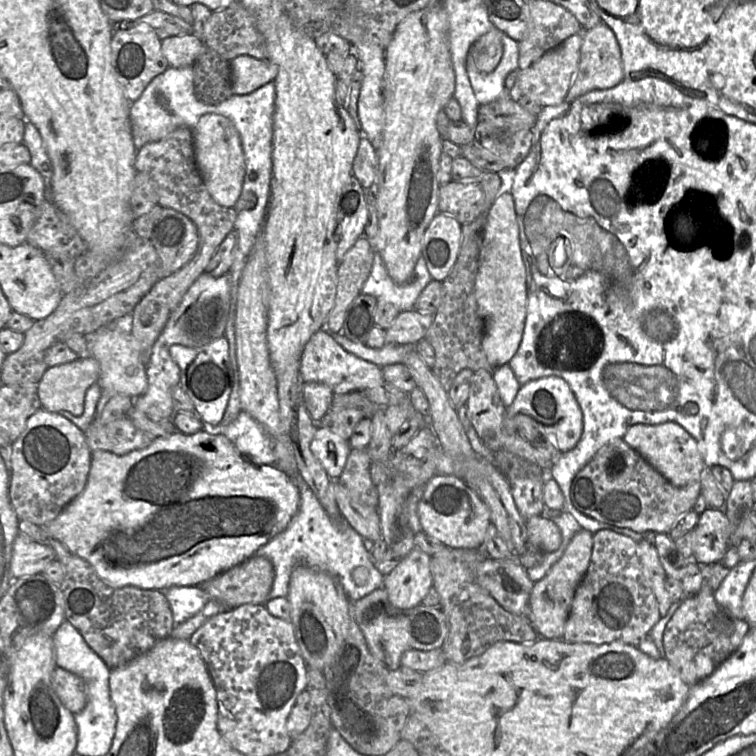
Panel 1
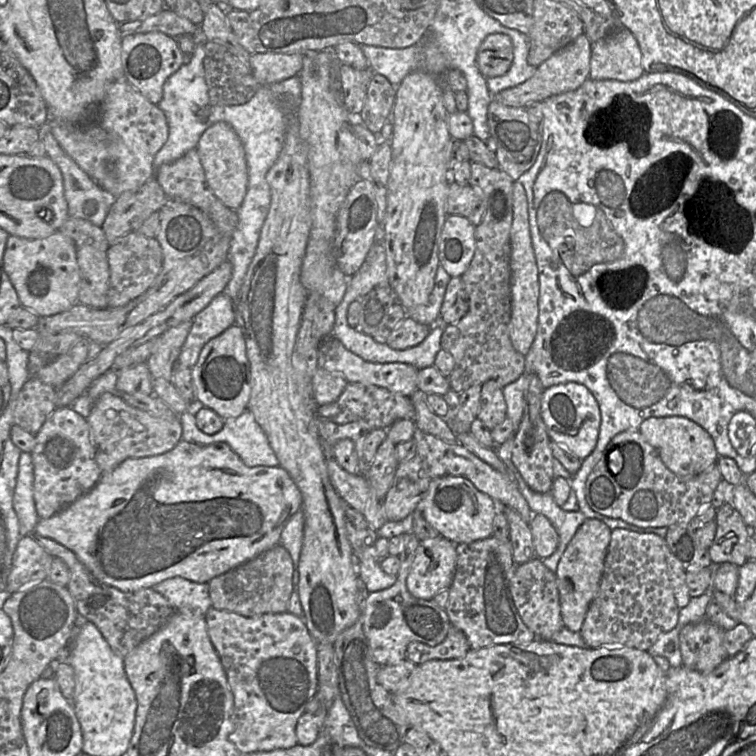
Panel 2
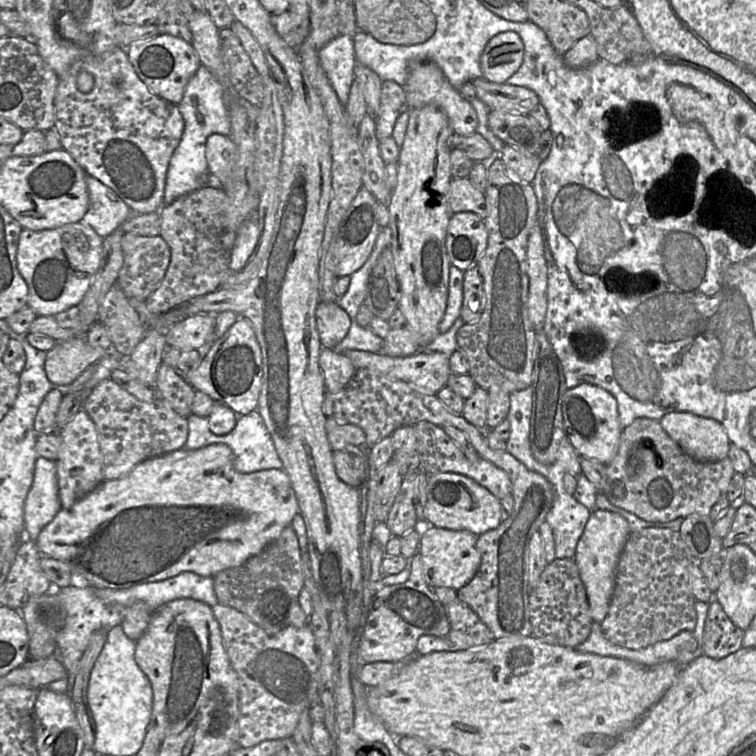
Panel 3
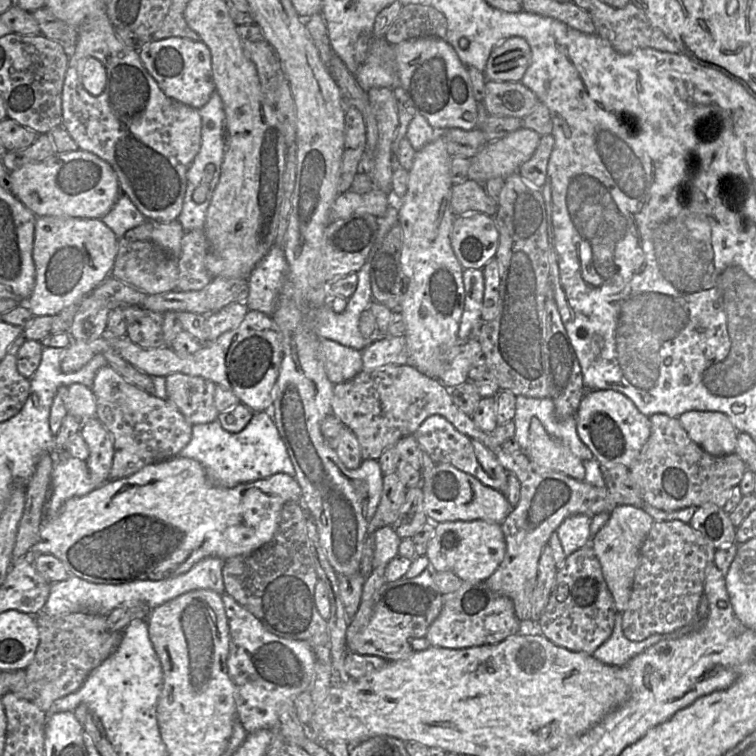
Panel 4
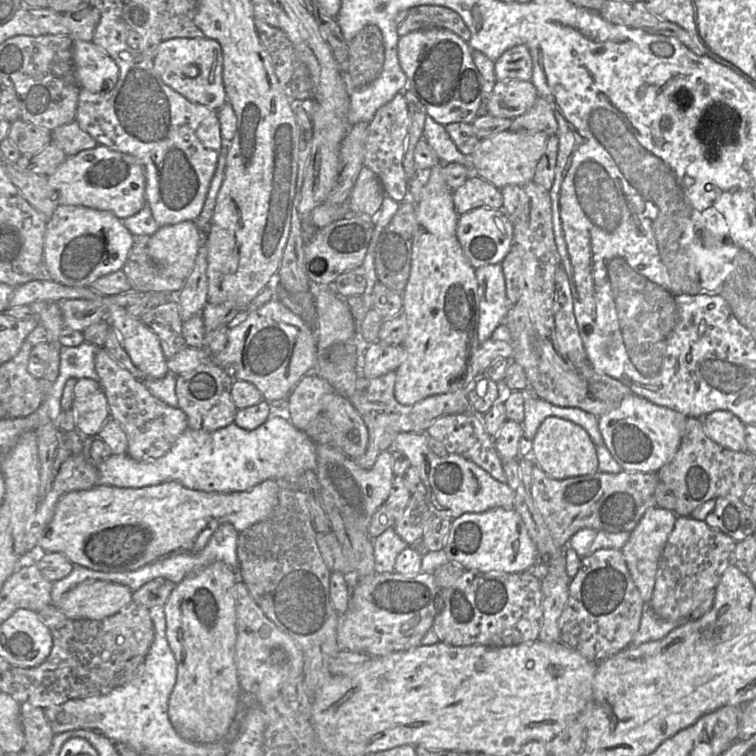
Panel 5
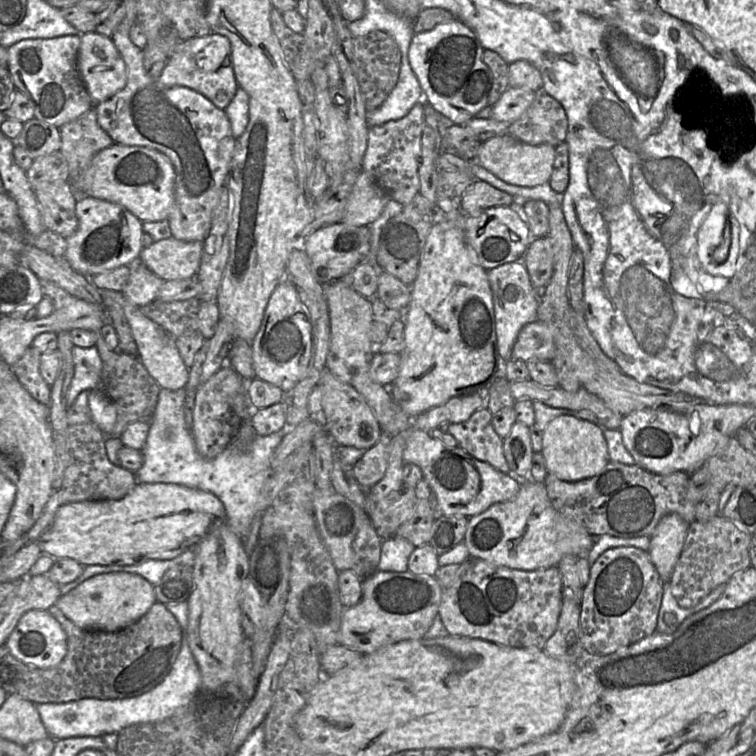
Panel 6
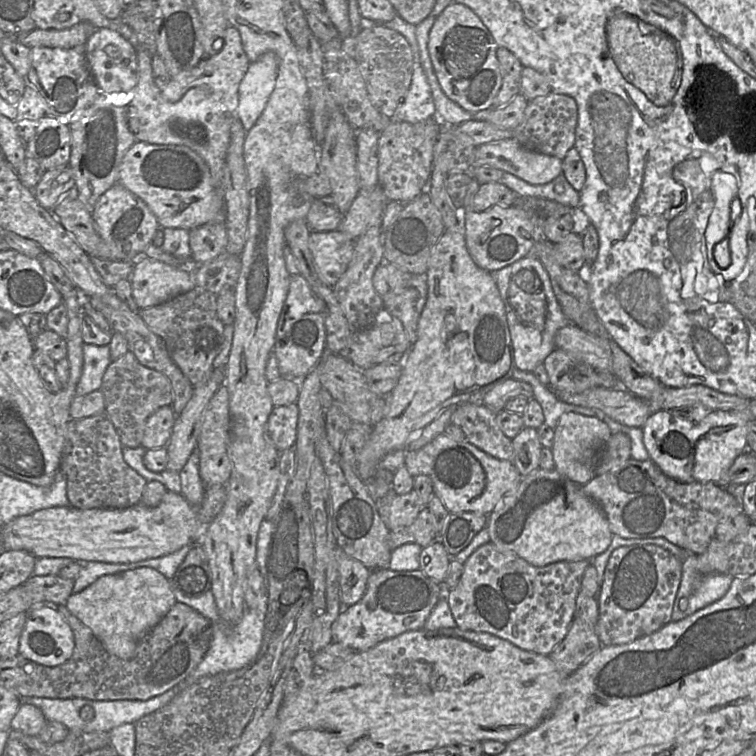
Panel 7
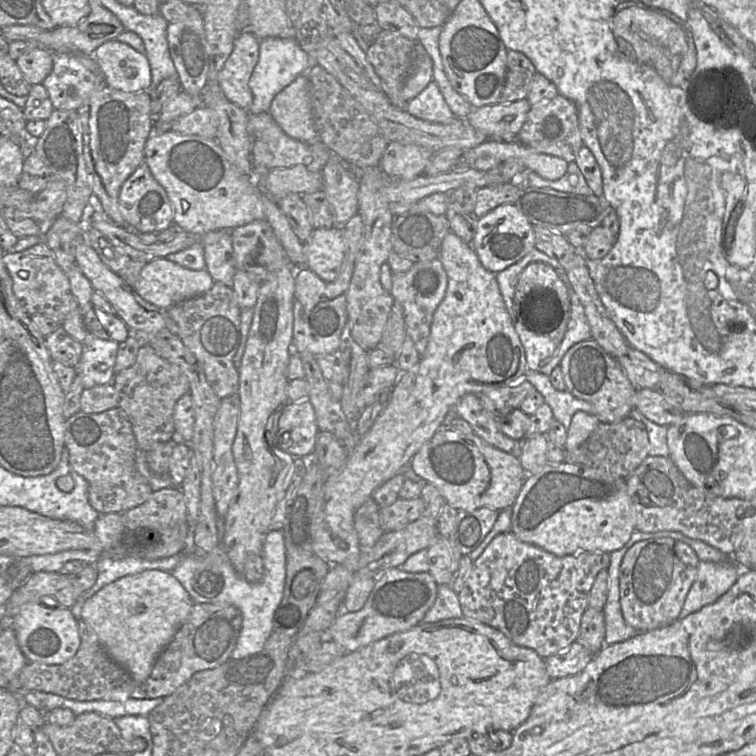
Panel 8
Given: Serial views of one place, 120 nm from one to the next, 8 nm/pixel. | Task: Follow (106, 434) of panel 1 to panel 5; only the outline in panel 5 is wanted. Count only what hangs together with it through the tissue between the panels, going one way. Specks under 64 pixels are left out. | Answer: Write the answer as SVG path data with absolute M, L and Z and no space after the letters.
M100 347L95 356L95 368L107 398L110 419L119 423L127 436L127 455L136 461L149 461L165 455L189 427L184 412L154 397L146 385L117 363L104 347Z

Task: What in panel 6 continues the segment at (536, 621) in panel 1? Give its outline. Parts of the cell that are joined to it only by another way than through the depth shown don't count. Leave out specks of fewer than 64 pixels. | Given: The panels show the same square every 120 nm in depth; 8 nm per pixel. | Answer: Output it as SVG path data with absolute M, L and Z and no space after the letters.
M676 513L665 515L650 536L647 550L661 580L668 584L681 555L688 523Z

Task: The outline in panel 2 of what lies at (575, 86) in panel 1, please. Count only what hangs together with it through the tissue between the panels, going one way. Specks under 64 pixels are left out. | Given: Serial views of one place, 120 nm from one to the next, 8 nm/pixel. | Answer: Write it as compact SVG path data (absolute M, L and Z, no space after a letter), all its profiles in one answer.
M625 28L592 43L589 79L630 82L644 73L635 36Z

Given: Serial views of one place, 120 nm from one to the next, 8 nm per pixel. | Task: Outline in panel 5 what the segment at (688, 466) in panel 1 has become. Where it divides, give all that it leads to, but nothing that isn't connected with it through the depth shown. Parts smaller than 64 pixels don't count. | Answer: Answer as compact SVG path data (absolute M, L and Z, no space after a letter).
M717 410L701 418L705 434L724 448L746 451L745 424L732 412Z

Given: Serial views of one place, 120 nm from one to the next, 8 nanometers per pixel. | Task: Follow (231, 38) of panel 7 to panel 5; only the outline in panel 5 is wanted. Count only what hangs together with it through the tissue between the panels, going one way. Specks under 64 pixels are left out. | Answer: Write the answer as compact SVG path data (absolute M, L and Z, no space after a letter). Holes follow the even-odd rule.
M207 37L173 38L162 41L152 61L154 70L161 80L189 101L216 111L227 101L223 84L223 54L218 41ZM188 65L198 67L197 76L190 78L185 74Z

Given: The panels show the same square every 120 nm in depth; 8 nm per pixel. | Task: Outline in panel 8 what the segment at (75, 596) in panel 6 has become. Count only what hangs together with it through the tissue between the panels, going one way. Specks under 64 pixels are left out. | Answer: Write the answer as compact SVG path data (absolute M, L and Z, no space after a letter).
M146 570L104 586L84 602L81 618L94 630L107 655L125 668L134 681L144 682L158 655L187 620L193 605L190 594L173 575L161 570Z

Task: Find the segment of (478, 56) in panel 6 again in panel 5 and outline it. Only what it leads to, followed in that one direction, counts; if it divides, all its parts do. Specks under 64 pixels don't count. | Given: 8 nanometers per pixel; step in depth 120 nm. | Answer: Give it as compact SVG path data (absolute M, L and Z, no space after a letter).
M423 29L400 37L398 59L407 77L408 89L425 107L427 115L437 123L471 124L482 101L484 79L473 62L468 42L454 32Z

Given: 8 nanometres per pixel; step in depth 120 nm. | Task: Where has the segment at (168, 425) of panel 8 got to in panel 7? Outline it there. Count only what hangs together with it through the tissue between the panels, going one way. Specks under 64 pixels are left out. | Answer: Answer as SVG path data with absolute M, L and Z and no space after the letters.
M130 351L111 361L100 388L105 399L105 413L112 422L124 447L141 447L147 419L173 402L173 388L163 373L142 365Z

